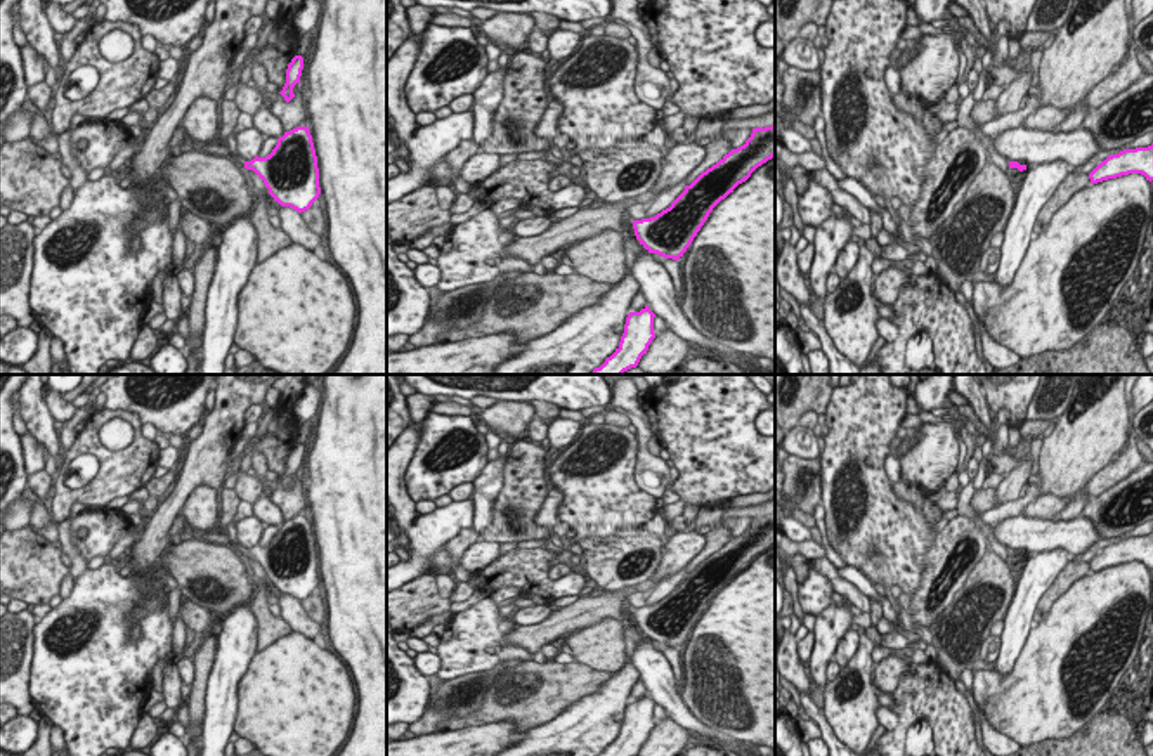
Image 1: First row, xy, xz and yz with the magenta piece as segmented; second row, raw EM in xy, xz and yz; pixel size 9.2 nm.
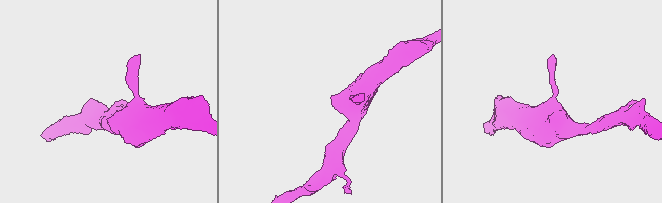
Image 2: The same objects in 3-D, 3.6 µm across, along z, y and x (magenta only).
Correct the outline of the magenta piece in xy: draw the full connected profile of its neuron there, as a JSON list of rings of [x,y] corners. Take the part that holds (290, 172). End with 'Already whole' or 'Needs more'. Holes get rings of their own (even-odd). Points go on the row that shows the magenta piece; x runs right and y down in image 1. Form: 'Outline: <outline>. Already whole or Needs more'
Outline: [[[241,113],[234,132],[227,137],[229,154],[246,170],[253,170],[281,206],[298,213],[309,210],[321,194],[317,156],[309,127],[284,132],[269,156],[255,156],[251,161],[239,158],[236,151],[236,135],[248,128],[253,128],[253,118]]]. Needs more.

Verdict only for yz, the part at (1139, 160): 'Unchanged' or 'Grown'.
Unchanged.

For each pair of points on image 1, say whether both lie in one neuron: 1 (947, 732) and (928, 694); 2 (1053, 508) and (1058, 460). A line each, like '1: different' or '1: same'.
1: same
2: different

